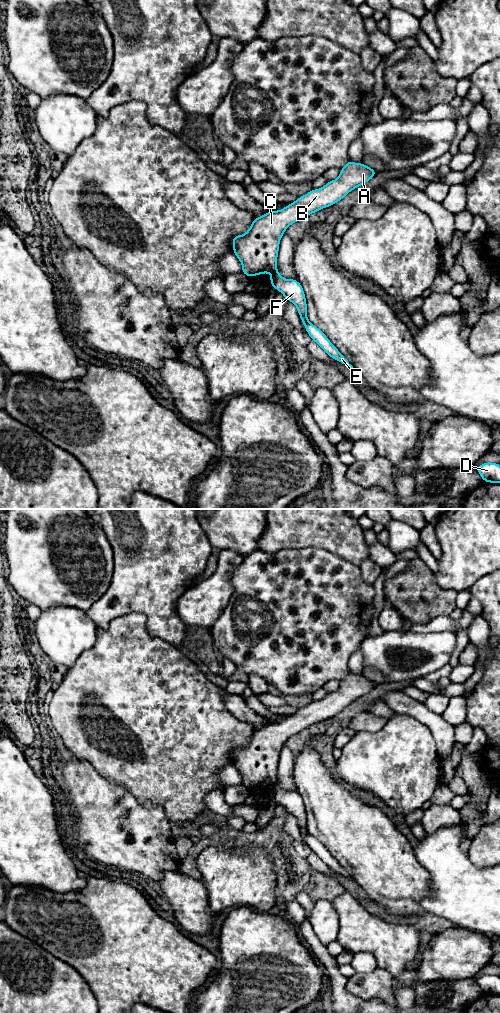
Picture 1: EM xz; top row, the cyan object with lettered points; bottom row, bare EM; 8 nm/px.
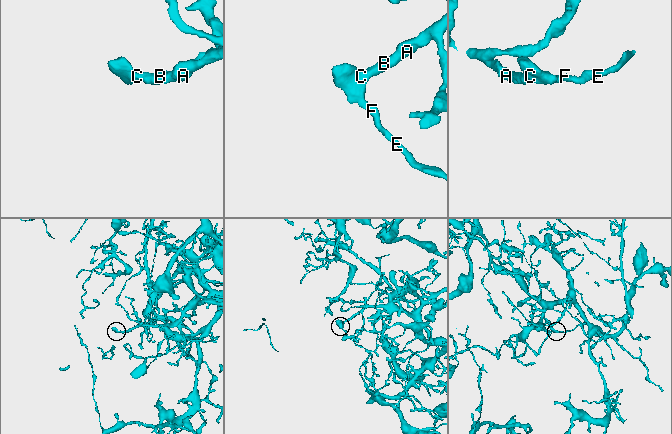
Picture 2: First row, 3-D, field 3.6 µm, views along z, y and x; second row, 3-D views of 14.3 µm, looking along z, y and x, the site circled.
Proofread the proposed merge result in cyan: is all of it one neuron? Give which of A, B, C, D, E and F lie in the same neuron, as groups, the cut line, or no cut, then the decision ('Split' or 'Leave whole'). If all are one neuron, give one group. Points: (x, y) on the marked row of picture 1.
Groups: A B C / D E F. Split along xz (276, 269), (271, 272). Split

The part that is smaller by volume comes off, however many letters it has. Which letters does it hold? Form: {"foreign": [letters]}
{"foreign": ["D", "E", "F"]}

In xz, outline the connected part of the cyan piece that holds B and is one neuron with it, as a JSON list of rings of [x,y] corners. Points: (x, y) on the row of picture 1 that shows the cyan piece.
[[[348,161],[336,180],[320,189],[312,189],[278,211],[254,218],[248,231],[232,239],[233,252],[242,264],[247,277],[277,270],[279,243],[286,229],[306,216],[336,204],[349,192],[367,183],[377,171],[364,163]]]

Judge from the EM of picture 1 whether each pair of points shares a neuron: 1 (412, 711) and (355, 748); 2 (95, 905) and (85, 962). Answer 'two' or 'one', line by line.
1: two
2: one

